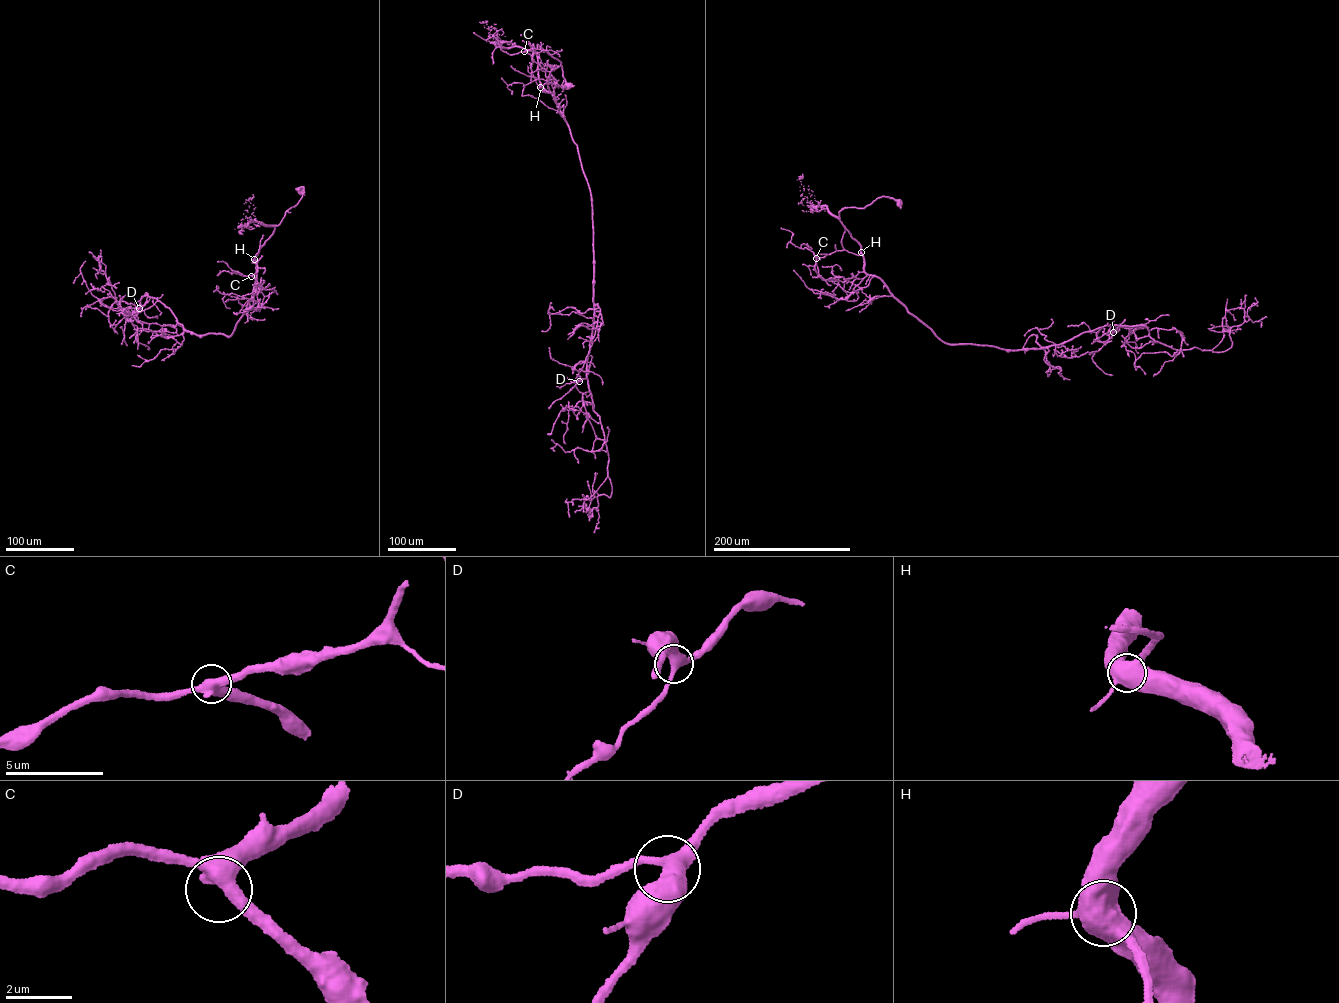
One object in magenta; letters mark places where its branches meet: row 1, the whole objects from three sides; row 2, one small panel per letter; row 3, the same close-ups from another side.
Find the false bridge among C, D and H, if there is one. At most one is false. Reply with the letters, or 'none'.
none

